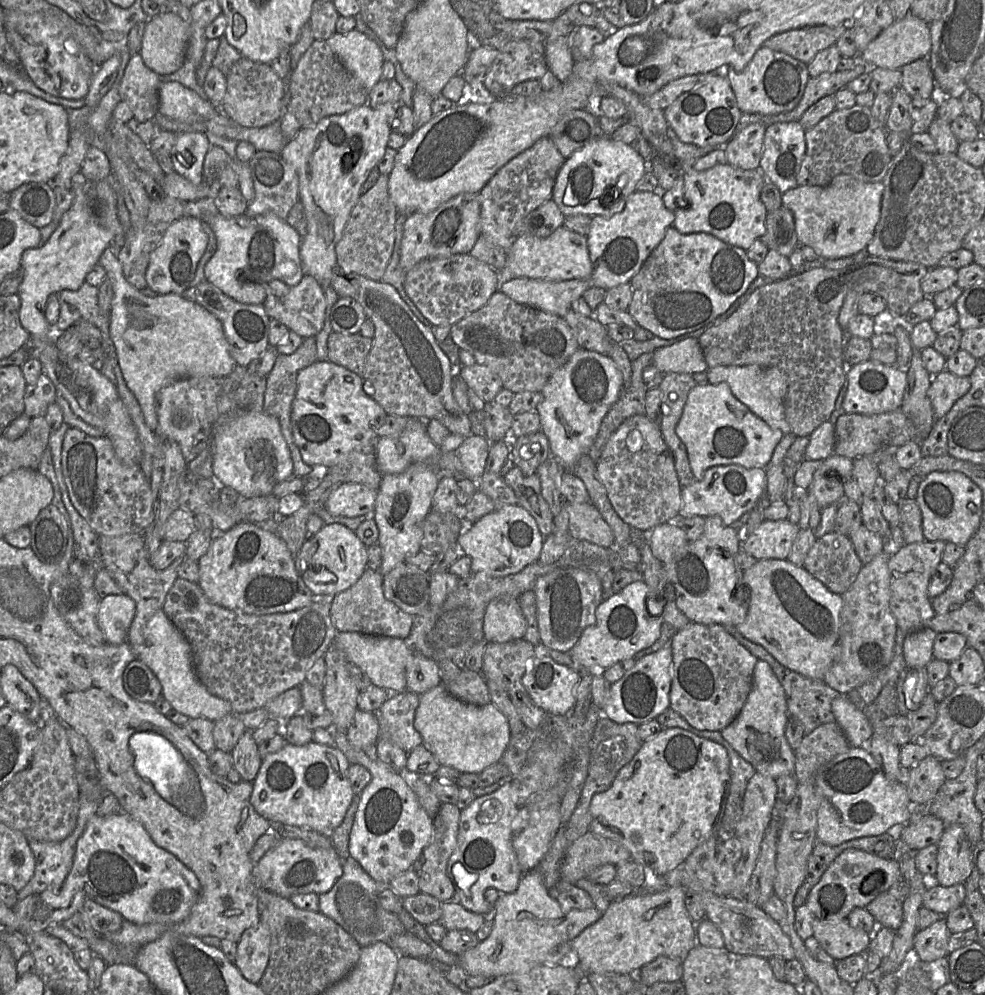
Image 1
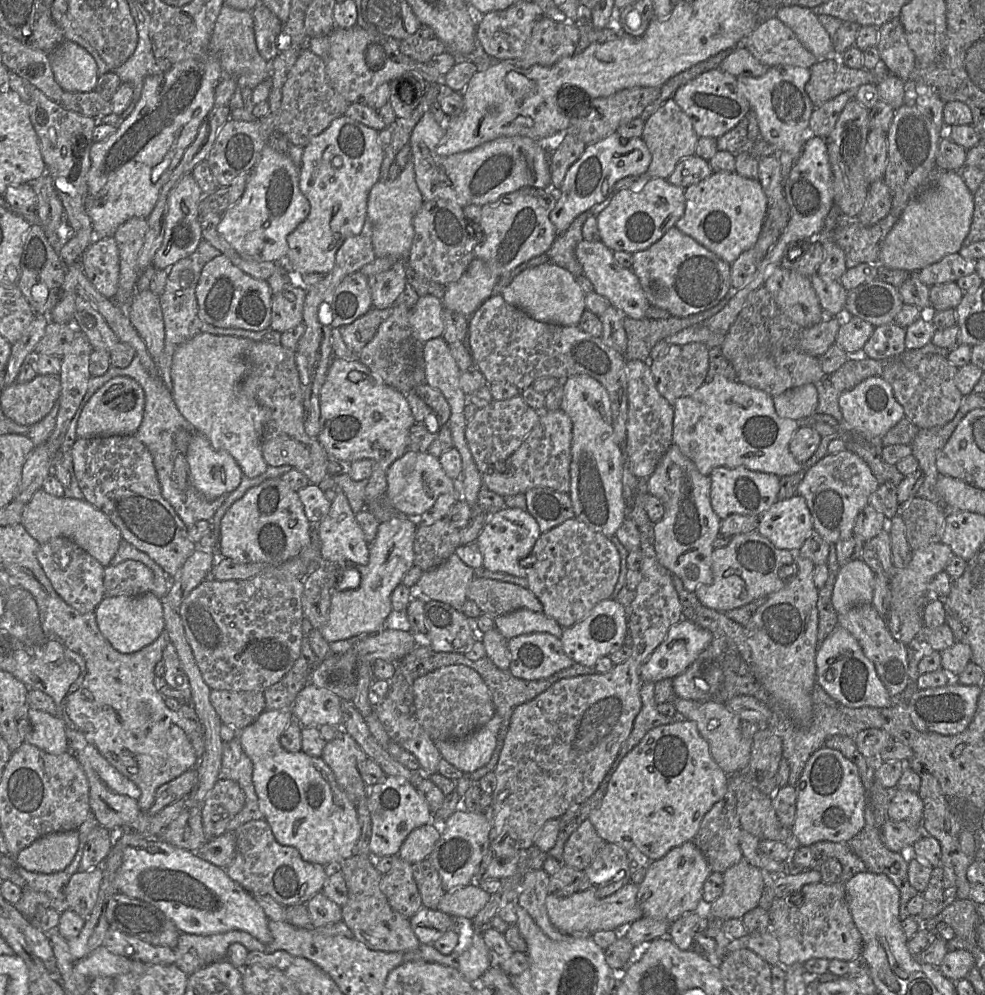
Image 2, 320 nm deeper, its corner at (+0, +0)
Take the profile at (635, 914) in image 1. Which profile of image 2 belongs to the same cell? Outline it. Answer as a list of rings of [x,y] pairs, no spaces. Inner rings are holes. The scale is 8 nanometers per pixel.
[[[693,841],[674,847],[664,857],[651,861],[645,877],[638,884],[637,901],[642,917],[673,922],[685,914],[703,909],[703,885],[711,872]]]

